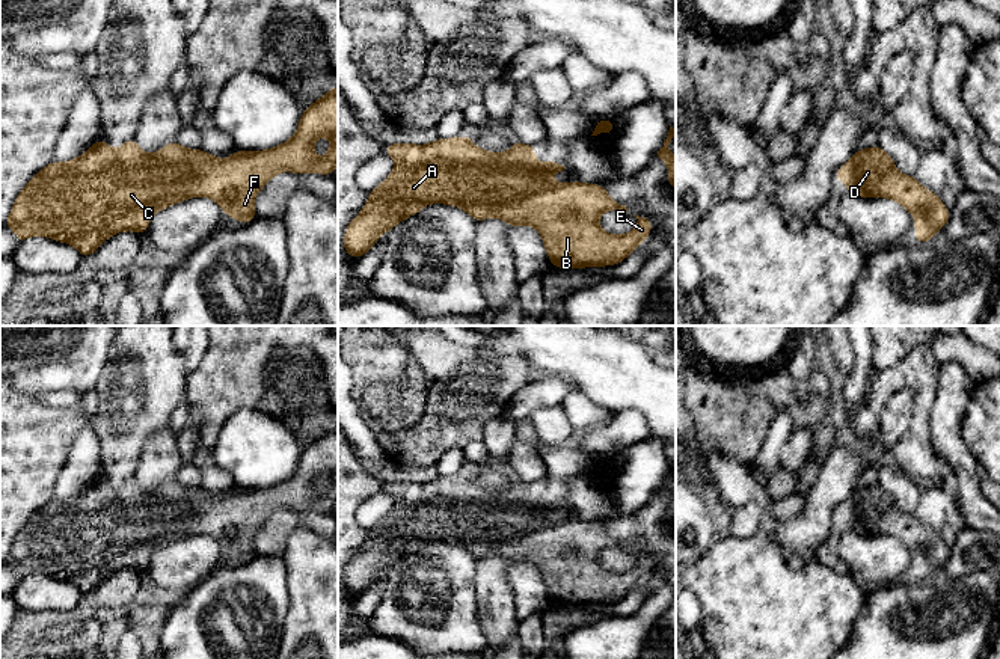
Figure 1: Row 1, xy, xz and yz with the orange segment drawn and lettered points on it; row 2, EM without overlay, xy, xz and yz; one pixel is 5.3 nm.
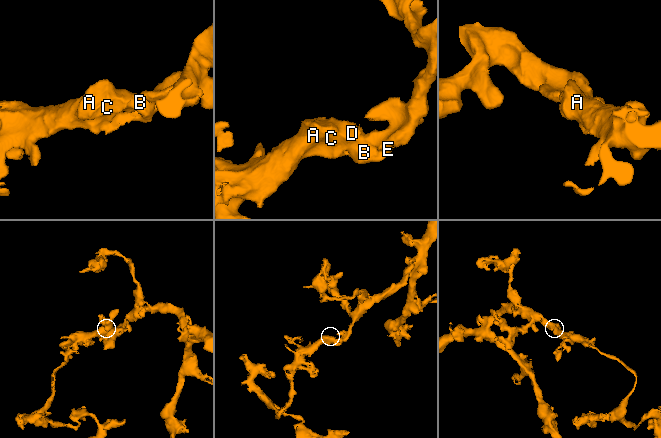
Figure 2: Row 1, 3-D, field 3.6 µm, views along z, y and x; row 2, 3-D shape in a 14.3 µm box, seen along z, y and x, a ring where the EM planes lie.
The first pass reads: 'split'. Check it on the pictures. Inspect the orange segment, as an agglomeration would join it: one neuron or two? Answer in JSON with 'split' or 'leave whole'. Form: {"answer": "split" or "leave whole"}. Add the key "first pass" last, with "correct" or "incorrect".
{"answer": "leave whole", "first pass": "incorrect"}

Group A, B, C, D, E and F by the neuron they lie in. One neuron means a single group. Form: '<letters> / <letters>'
A B C D E F

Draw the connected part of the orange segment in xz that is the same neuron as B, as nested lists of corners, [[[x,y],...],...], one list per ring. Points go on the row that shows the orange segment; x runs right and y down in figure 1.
[[[472,136],[437,139],[427,145],[413,143],[394,143],[385,145],[385,152],[395,160],[395,167],[391,175],[376,189],[370,192],[370,199],[363,205],[362,211],[350,222],[344,235],[344,250],[359,259],[368,252],[379,240],[382,232],[389,232],[401,220],[418,214],[428,204],[446,204],[465,210],[477,222],[498,217],[507,222],[511,228],[526,225],[540,231],[543,244],[548,250],[548,259],[557,268],[582,268],[582,267],[603,267],[615,265],[627,258],[632,250],[644,243],[652,232],[652,219],[640,217],[637,228],[623,235],[606,234],[599,226],[599,219],[605,211],[624,210],[626,205],[620,205],[611,199],[603,185],[575,182],[552,182],[551,173],[560,173],[566,167],[555,160],[538,164],[534,155],[534,145],[523,145],[513,142],[508,152],[487,152],[472,143]]]

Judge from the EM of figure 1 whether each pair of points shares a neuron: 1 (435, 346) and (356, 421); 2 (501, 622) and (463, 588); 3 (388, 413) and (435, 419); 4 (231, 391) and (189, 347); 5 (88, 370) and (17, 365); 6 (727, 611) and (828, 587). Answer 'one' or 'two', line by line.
1: two
2: two
3: two
4: two
5: one
6: one

